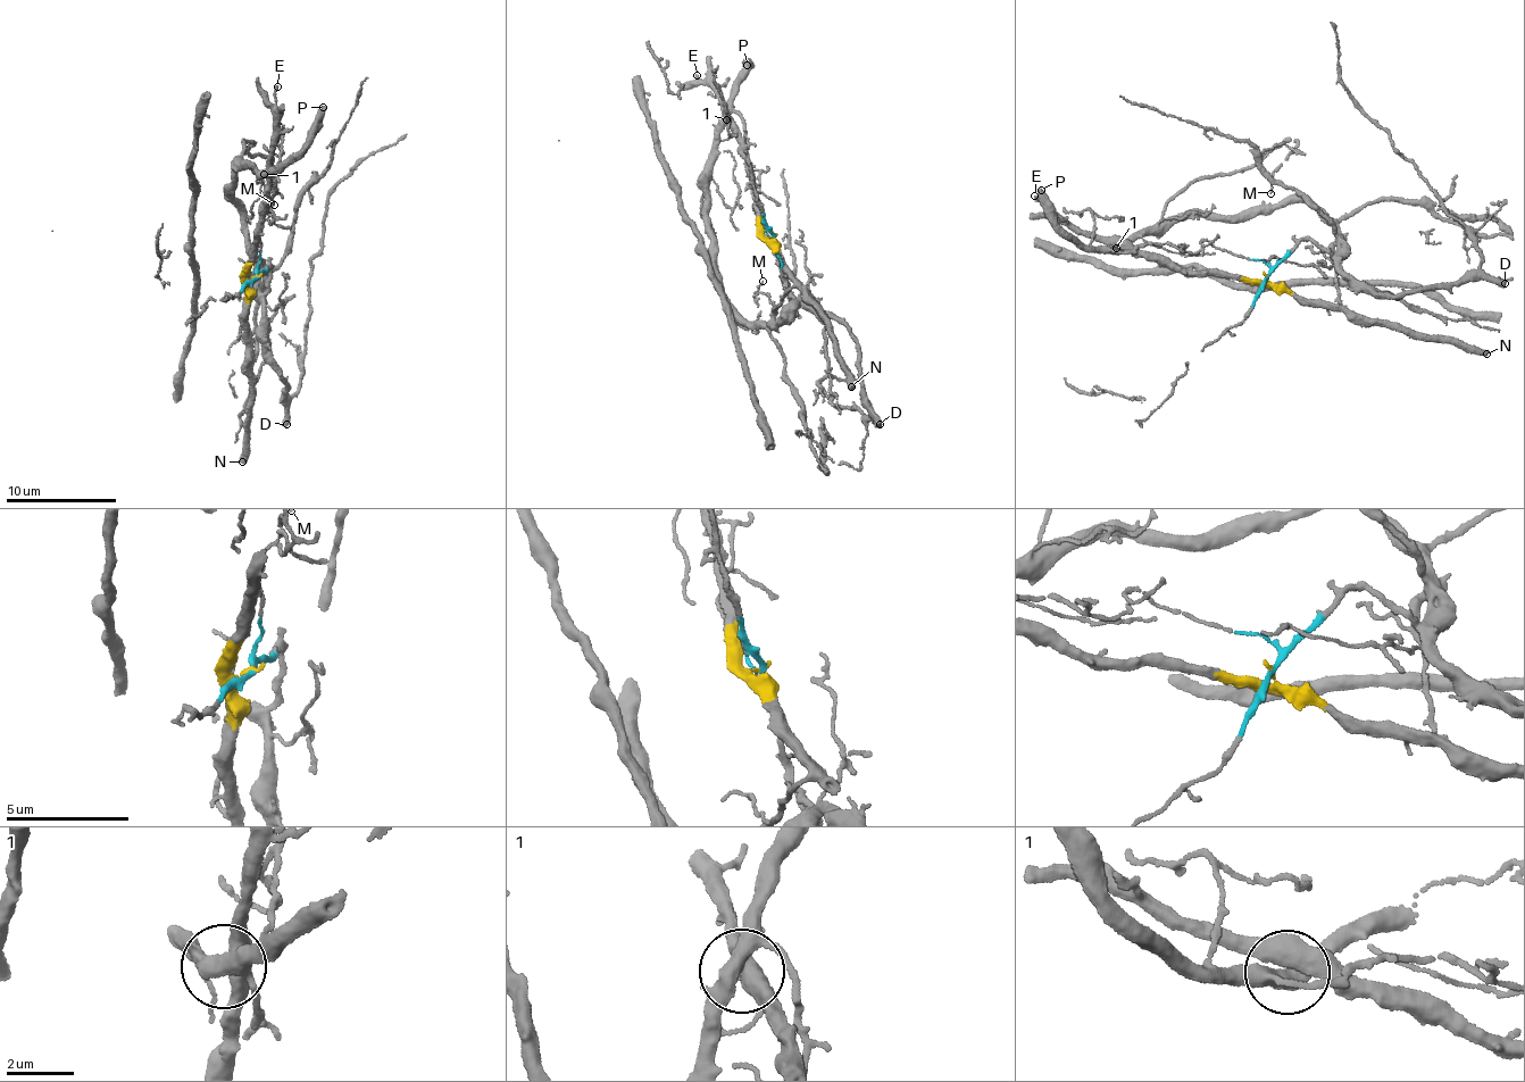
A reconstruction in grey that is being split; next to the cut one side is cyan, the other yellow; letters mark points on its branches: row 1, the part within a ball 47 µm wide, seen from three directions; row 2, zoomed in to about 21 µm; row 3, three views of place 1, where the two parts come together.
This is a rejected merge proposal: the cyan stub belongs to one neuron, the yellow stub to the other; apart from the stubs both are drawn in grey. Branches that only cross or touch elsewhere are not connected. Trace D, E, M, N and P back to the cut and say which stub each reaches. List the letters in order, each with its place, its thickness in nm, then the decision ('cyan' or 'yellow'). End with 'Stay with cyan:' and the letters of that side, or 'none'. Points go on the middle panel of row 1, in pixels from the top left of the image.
D: (880, 424) | 480 nm | cyan
E: (697, 75) | 140 nm | yellow
M: (763, 281) | 110 nm | cyan
N: (851, 386) | 480 nm | yellow
P: (747, 65) | 460 nm | cyan
Stay with cyan: D, M, P

